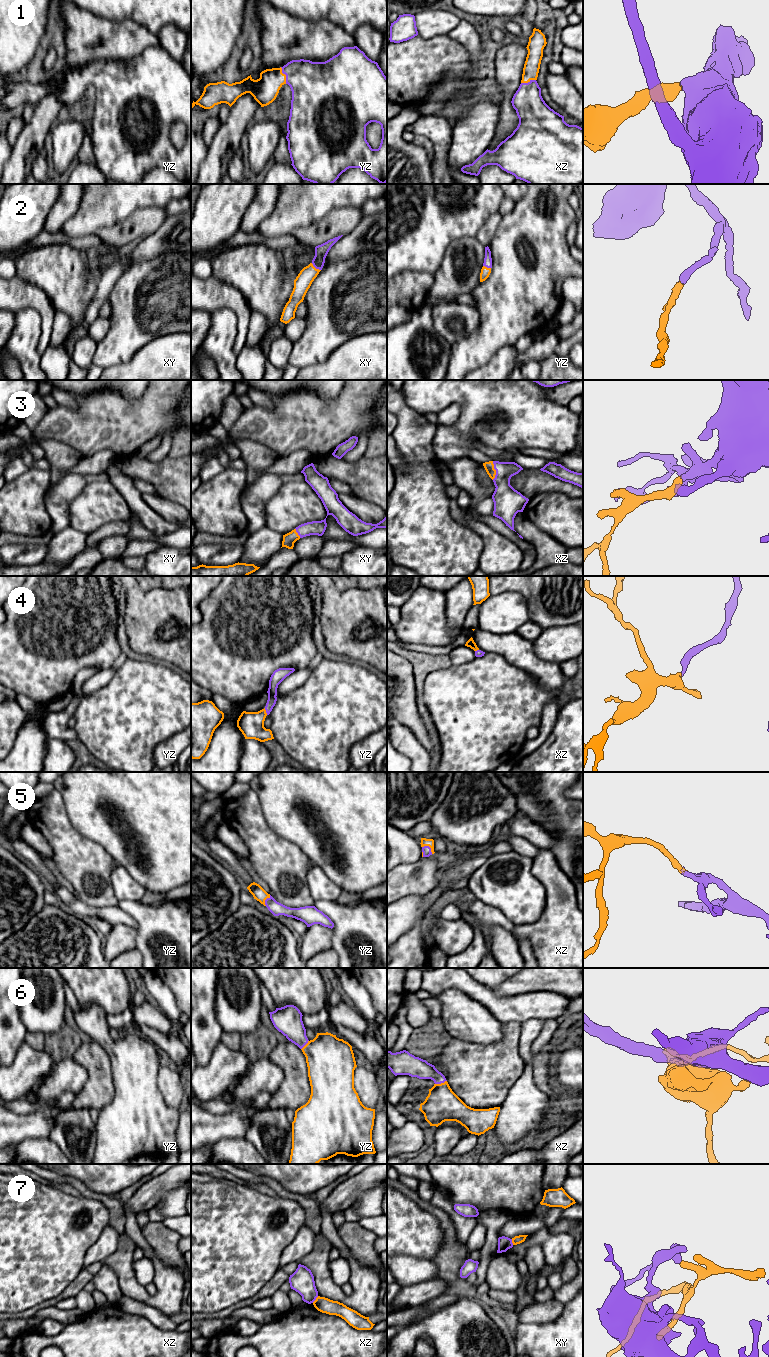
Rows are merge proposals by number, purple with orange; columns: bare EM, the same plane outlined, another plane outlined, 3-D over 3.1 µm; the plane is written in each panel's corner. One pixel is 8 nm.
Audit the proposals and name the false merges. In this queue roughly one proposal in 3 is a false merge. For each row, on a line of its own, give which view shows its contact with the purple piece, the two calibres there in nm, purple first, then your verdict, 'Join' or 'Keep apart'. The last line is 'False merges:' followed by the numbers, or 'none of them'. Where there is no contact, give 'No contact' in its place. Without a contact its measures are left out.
1: Touches purple in yz. Thickness 380 nm (purple) against 200 nm. Join
2: Touches purple in xy. Thickness 110 nm (purple) against 140 nm. Join
3: Touches purple in xz. Thickness 200 nm (purple) against 80 nm. Join
4: Touches purple in yz. Thickness 90 nm (purple) against 200 nm. Join
5: Touches purple in xz. Thickness 70 nm (purple) against 60 nm. Join
6: Touches purple in xz. Thickness 160 nm (purple) against 280 nm. Join
7: Touches purple in xz. Thickness 190 nm (purple) against 120 nm. Keep apart
False merges: 7

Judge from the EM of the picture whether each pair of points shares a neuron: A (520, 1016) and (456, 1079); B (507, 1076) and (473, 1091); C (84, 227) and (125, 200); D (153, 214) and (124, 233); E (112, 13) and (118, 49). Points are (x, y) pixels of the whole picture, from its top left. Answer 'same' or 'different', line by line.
A: different
B: same
C: same
D: same
E: different

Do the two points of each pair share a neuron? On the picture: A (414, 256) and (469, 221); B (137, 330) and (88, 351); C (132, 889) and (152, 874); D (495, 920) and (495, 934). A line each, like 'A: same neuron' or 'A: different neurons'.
A: same neuron
B: different neurons
C: different neurons
D: different neurons

